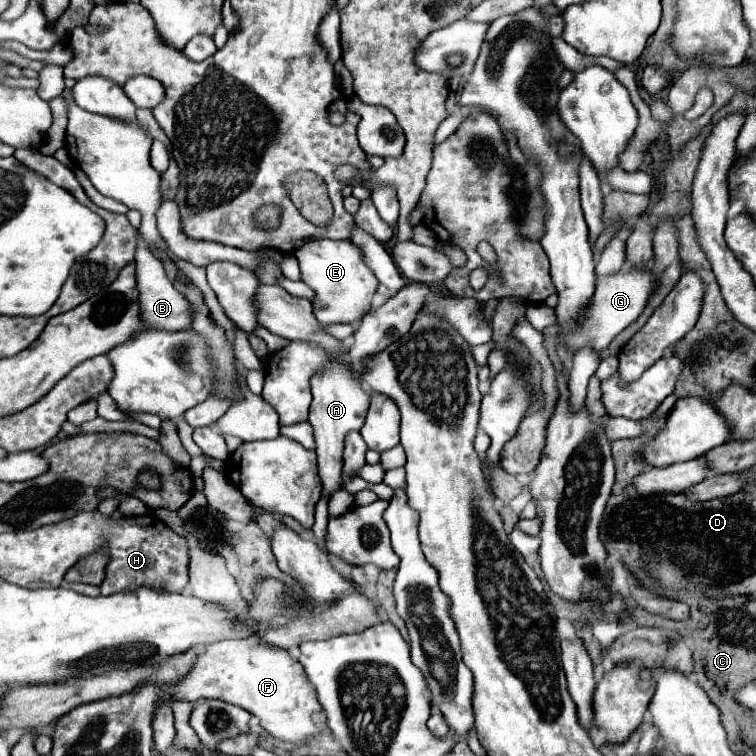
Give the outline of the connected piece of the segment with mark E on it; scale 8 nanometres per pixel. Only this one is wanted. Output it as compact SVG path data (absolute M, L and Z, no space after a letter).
M313 239L307 241L301 249L295 251L295 257L301 265L301 281L309 285L315 293L313 315L321 325L331 323L357 323L369 309L371 295L377 289L377 277L363 263L361 249L351 241L333 241L333 239Z

